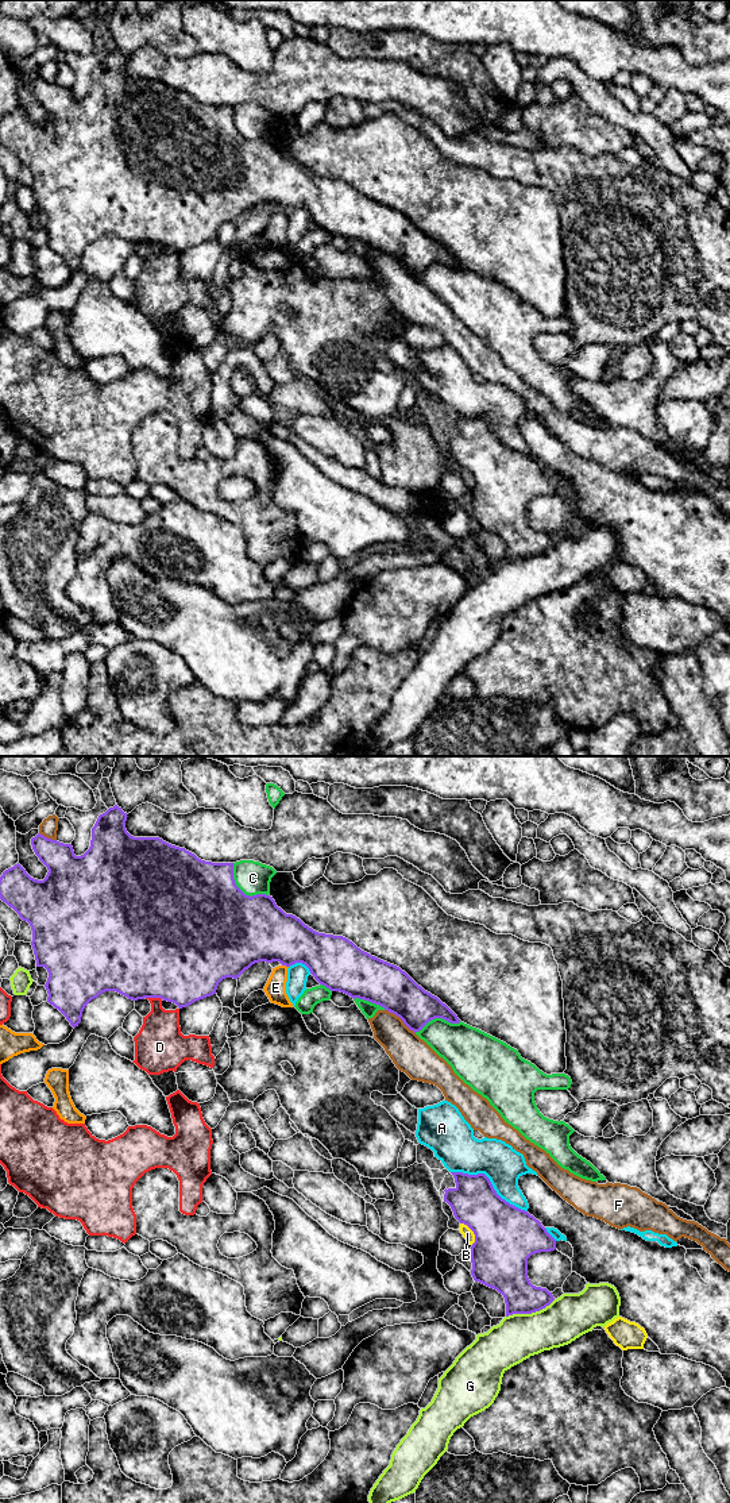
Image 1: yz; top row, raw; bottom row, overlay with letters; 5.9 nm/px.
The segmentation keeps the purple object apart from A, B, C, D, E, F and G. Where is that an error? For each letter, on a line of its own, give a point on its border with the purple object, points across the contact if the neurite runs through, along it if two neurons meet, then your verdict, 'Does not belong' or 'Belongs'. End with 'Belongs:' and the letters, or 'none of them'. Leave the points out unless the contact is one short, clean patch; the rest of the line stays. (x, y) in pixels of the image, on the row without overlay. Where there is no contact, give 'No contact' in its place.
A: Touches purple at yz (490, 426). Does not belong
B: Touches purple at yz (472, 474). Does not belong
C: Touches purple at yz (240, 134). Does not belong
D: Touches purple at yz (154, 241). Does not belong
E: Touches purple at yz (285, 208). Boundary: yz (282, 208), (288, 211). Does not belong
F: Touches purple at yz (400, 261). Does not belong
G: Touches purple at yz (530, 557). Does not belong
Belongs: none of them

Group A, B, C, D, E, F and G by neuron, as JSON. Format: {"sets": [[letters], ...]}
{"sets": [["A"], ["B"], ["C"], ["D"], ["E"], ["F"], ["G"]]}

